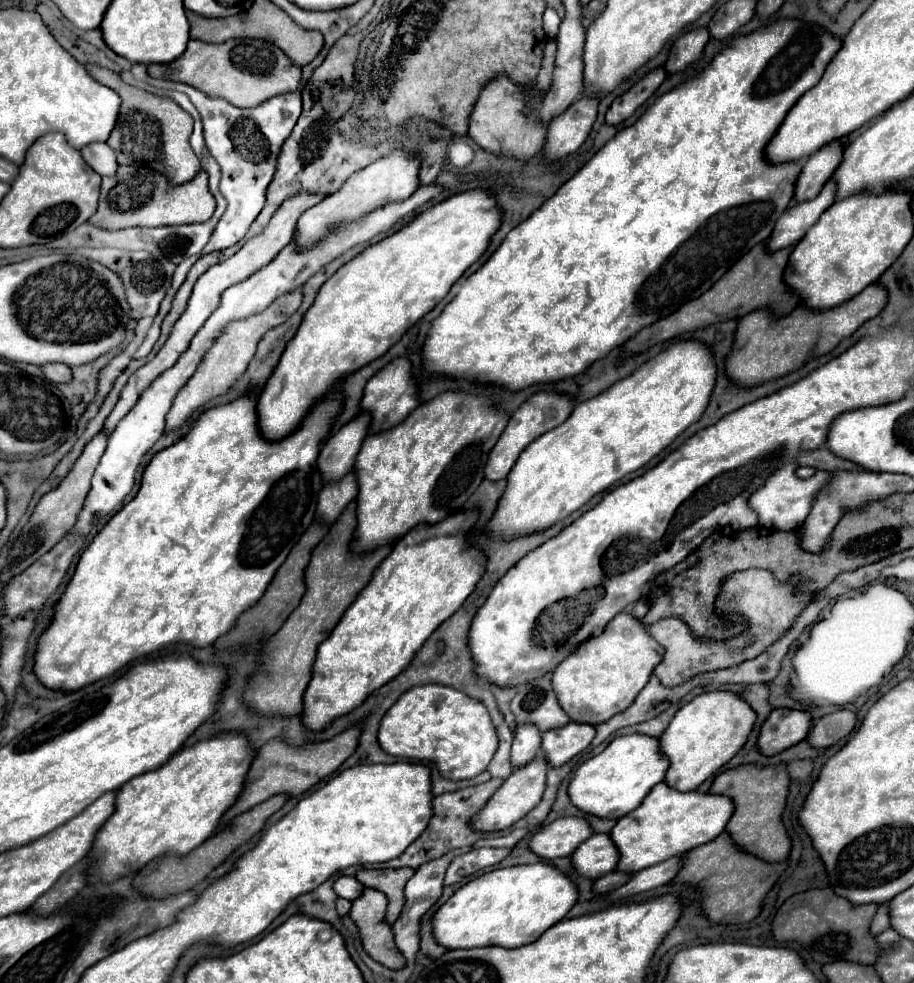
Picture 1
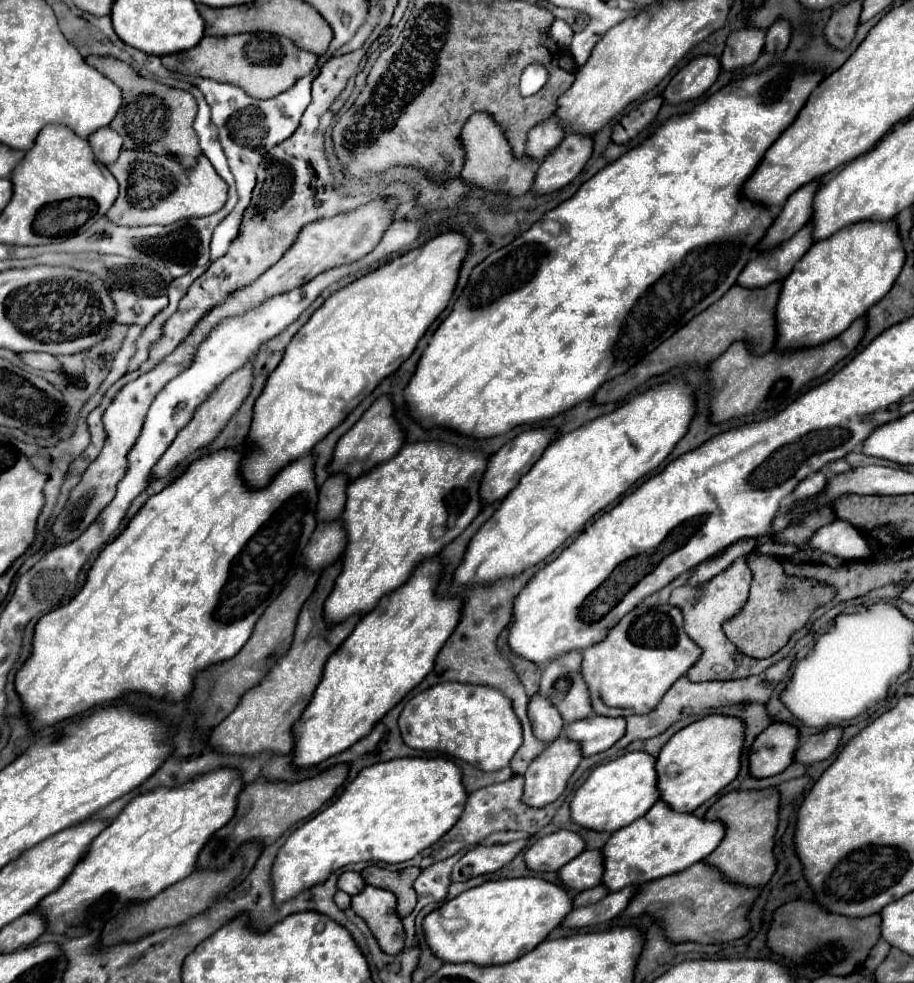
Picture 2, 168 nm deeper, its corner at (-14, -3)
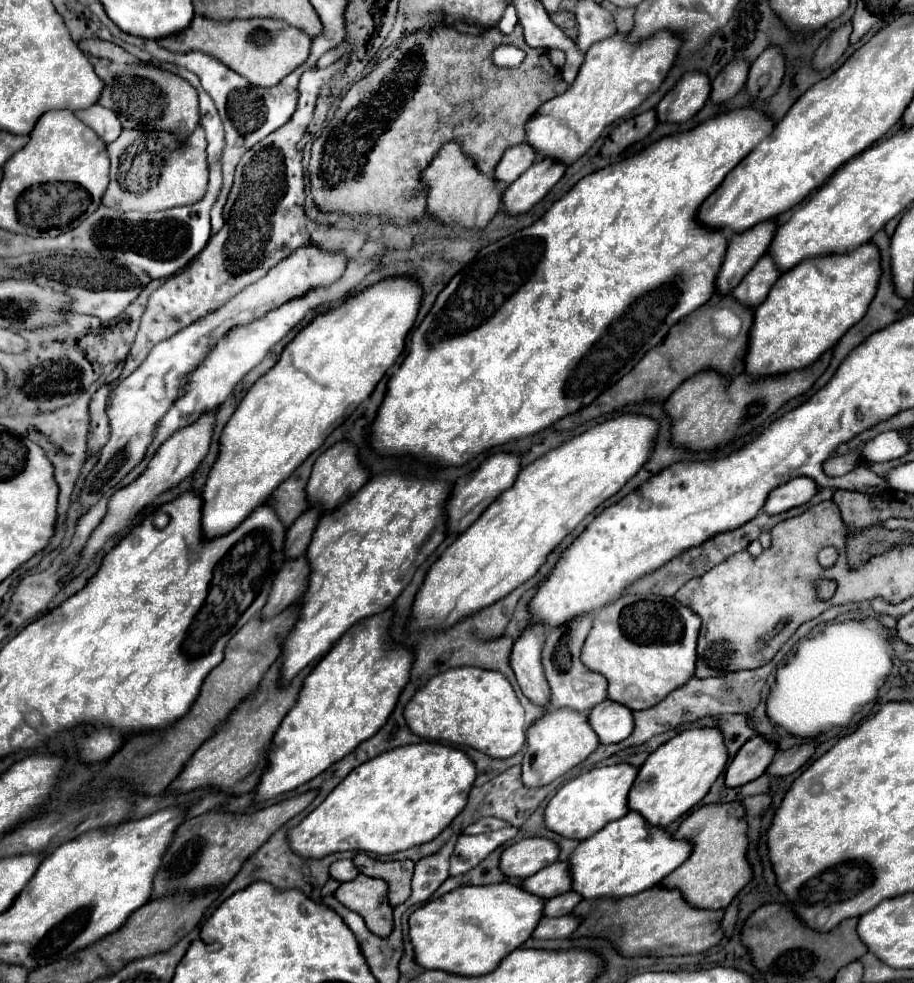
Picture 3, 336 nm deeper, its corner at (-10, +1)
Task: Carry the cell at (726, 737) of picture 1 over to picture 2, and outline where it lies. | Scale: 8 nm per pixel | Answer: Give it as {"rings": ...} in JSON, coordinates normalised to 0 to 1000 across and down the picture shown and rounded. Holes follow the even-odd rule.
{"rings":[[[774,727],[741,744],[723,762],[717,776],[721,790],[721,813],[734,819],[734,823],[741,827],[760,825],[765,819],[791,805],[806,790],[811,782],[813,752],[813,733],[795,727]]]}

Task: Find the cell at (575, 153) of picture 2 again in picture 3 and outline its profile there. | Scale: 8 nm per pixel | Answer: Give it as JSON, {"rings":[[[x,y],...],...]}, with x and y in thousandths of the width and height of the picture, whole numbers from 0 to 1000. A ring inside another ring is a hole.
{"rings":[[[594,160],[583,166],[563,186],[553,192],[550,209],[555,217],[568,219],[572,215],[579,215],[616,180],[618,172],[618,166],[609,166],[603,160]]]}

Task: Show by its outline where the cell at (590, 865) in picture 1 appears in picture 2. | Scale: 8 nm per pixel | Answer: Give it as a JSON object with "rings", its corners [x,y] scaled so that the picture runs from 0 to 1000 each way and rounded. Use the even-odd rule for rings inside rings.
{"rings":[[[638,866],[633,872],[612,884],[612,896],[618,906],[640,906],[658,898],[660,872],[658,866]]]}

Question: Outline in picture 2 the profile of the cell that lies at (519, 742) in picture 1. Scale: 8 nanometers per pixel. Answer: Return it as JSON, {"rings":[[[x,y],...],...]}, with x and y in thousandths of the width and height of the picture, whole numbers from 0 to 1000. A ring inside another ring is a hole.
{"rings":[[[585,705],[579,713],[579,731],[585,750],[590,750],[596,756],[609,752],[618,738],[612,723],[607,723],[607,719],[603,719],[603,715],[598,715],[598,711],[594,711],[594,707],[590,705]]]}

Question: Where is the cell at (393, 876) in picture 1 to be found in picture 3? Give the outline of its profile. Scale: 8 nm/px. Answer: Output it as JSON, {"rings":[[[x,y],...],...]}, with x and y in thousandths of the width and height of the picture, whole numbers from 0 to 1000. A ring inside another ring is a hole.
{"rings":[[[391,868],[386,872],[388,882],[404,890],[404,892],[417,892],[426,898],[426,919],[428,923],[434,923],[443,919],[450,910],[450,890],[452,890],[452,876],[410,876],[397,868]]]}

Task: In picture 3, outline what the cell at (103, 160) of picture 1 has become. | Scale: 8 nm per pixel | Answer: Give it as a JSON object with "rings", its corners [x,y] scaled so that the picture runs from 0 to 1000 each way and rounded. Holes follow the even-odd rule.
{"rings":[[[102,107],[100,111],[91,111],[82,115],[95,129],[100,129],[117,148],[124,145],[130,137],[132,137],[132,127],[130,121],[124,113],[111,109],[111,107]]]}

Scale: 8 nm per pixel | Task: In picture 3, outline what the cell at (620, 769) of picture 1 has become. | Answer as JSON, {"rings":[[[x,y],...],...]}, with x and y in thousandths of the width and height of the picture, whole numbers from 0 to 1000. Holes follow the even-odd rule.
{"rings":[[[675,776],[664,780],[649,780],[647,784],[625,792],[616,799],[596,823],[596,839],[625,854],[642,854],[660,843],[664,837],[675,835],[688,827],[688,805],[697,792],[699,780],[688,776]]]}

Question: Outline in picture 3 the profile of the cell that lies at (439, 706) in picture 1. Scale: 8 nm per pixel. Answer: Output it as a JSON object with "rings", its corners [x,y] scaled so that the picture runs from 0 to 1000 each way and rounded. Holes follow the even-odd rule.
{"rings":[[[502,679],[476,687],[452,707],[441,727],[445,740],[461,752],[518,760],[539,772],[561,770],[574,756],[572,719],[559,695],[548,685],[533,681]]]}

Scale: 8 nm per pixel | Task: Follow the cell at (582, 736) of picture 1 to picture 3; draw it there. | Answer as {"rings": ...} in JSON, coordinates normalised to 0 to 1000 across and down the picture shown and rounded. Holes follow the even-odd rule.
{"rings":[[[660,713],[653,719],[649,719],[642,727],[644,738],[655,750],[655,756],[677,756],[686,752],[693,744],[693,727],[690,721],[673,715],[673,713]]]}

